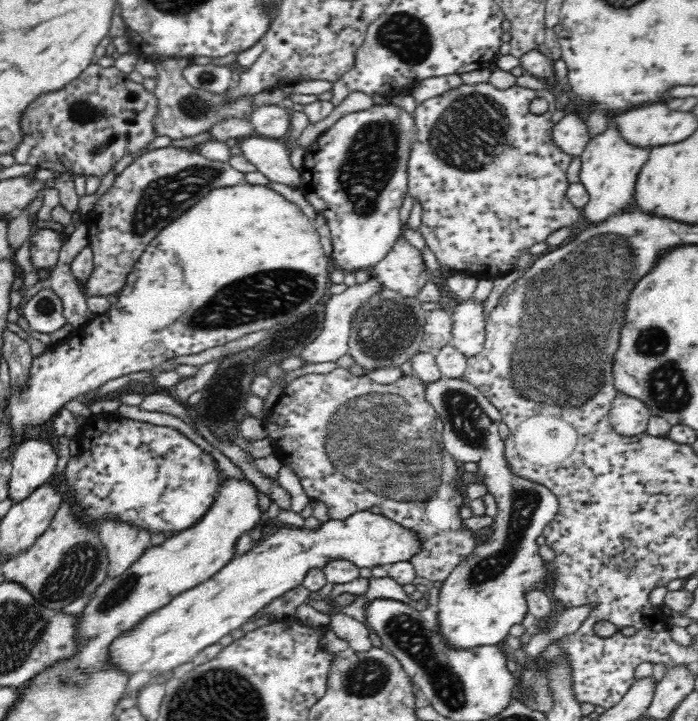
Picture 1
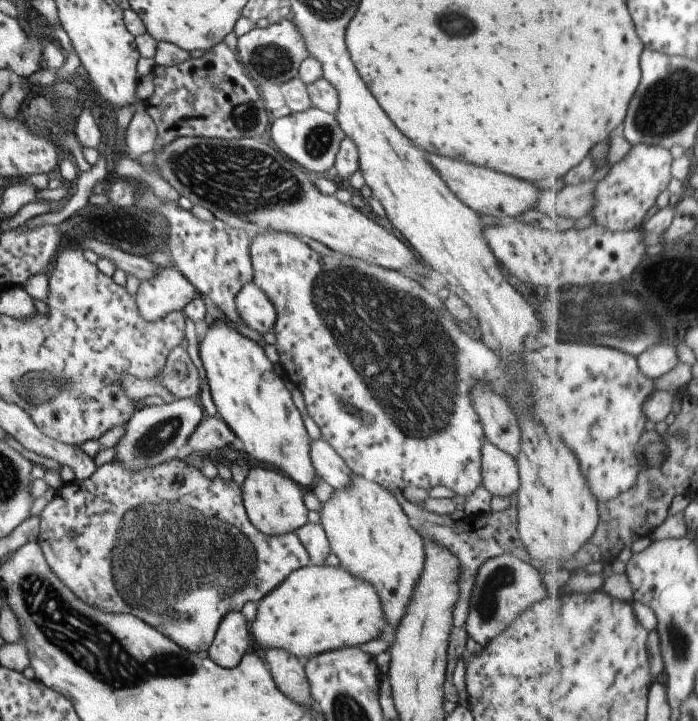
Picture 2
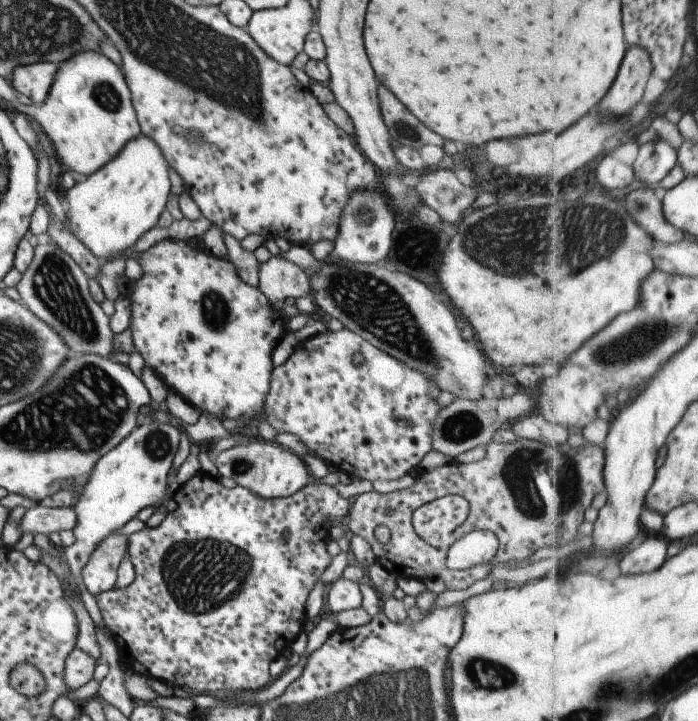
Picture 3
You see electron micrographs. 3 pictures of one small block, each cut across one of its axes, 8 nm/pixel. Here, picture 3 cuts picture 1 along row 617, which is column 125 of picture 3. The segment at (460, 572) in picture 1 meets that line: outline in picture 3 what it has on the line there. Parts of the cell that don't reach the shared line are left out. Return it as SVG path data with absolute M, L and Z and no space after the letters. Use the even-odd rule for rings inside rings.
M154 420L149 424L135 427L113 450L101 456L89 472L89 478L77 498L73 512L75 512L75 528L71 530L75 542L63 548L63 559L69 566L71 576L79 590L79 598L93 622L93 626L102 627L99 610L95 600L81 580L81 568L85 566L91 552L97 544L119 530L123 524L148 505L161 506L170 499L175 485L167 485L167 474L179 444L179 429L166 423L165 420Z

